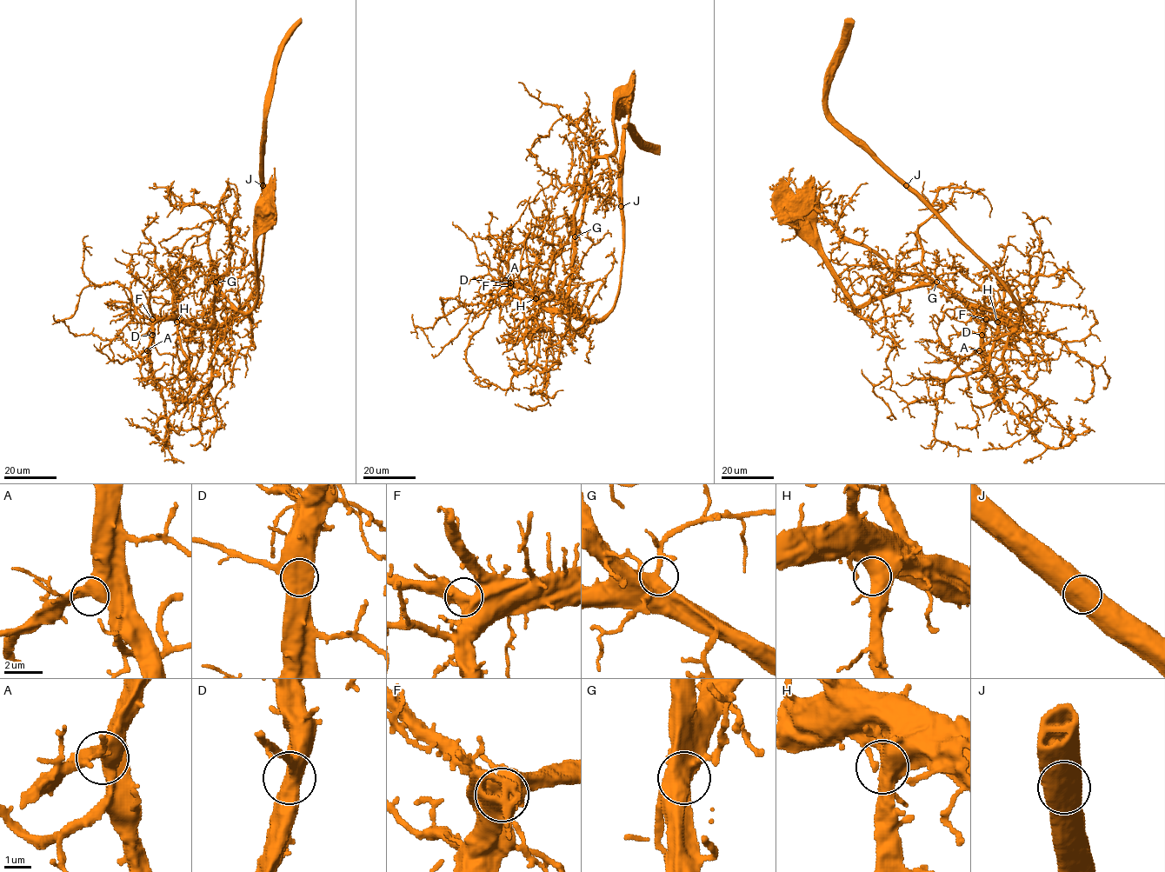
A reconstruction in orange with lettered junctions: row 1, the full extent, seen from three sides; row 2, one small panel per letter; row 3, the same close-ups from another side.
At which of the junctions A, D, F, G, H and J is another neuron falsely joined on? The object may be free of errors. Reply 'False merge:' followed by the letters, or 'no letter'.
False merge: no letter

